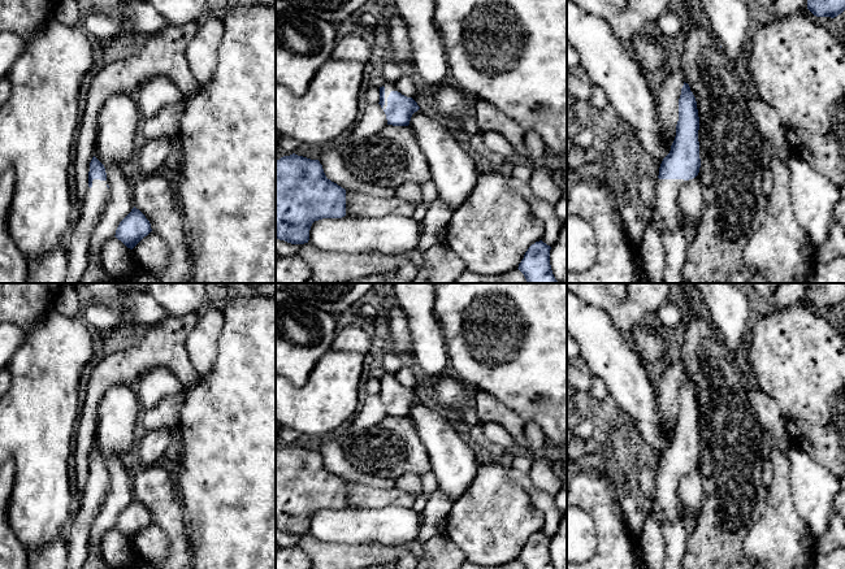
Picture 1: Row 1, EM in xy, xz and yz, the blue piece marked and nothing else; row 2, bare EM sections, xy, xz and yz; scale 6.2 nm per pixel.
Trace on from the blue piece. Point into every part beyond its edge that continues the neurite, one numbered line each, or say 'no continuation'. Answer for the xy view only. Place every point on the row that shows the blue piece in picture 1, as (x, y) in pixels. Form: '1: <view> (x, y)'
1: xy (95, 199)

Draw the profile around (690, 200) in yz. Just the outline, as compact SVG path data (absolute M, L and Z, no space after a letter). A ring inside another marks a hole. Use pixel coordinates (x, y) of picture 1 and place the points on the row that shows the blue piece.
M701 171L680 187L679 195L679 226L685 226L689 221L696 222L698 229L703 209L703 192L701 184Z

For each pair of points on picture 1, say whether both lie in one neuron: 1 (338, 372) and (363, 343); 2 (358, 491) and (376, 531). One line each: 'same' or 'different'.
1: different
2: different

